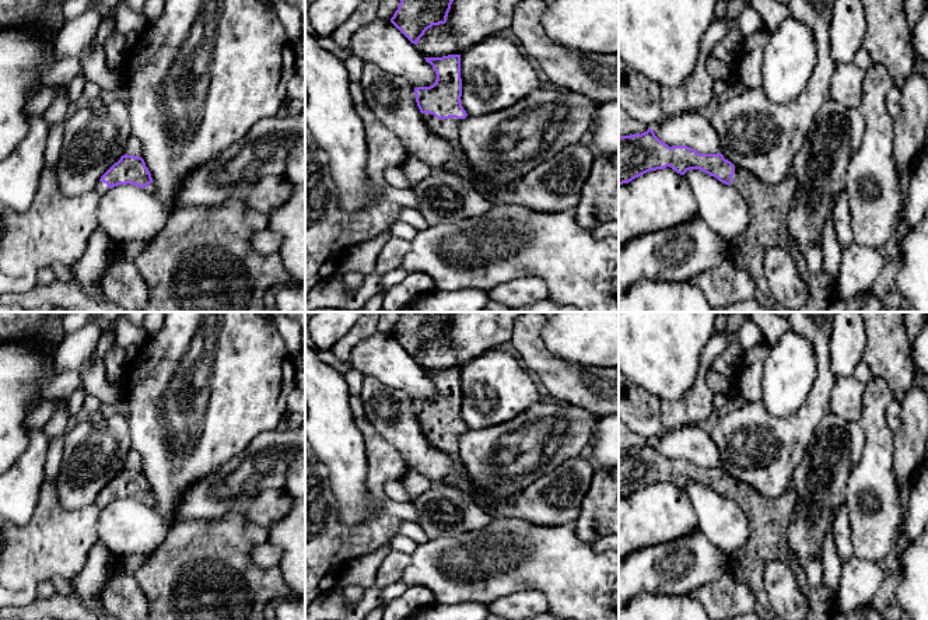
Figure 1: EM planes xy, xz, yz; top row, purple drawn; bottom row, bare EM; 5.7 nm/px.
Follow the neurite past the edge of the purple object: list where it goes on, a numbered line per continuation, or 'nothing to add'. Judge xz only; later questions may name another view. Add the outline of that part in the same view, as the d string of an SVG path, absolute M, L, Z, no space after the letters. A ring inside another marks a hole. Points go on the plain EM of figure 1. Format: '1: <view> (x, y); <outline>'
1: xz (448, 442); M423 427L423 431L433 446L452 456L454 460L459 460L459 438L462 432L437 432L431 427Z

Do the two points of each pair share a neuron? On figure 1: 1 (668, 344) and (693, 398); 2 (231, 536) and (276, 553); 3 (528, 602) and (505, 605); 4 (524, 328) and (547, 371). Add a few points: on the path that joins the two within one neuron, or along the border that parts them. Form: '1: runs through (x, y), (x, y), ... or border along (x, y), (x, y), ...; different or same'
1: border along (700, 358), (692, 388), (682, 398), (661, 400); different
2: border along (248, 552), (248, 557), (255, 564), (277, 567); different
3: runs through (522, 603), (511, 605); same
4: runs through (526, 339), (531, 350), (540, 360); same

